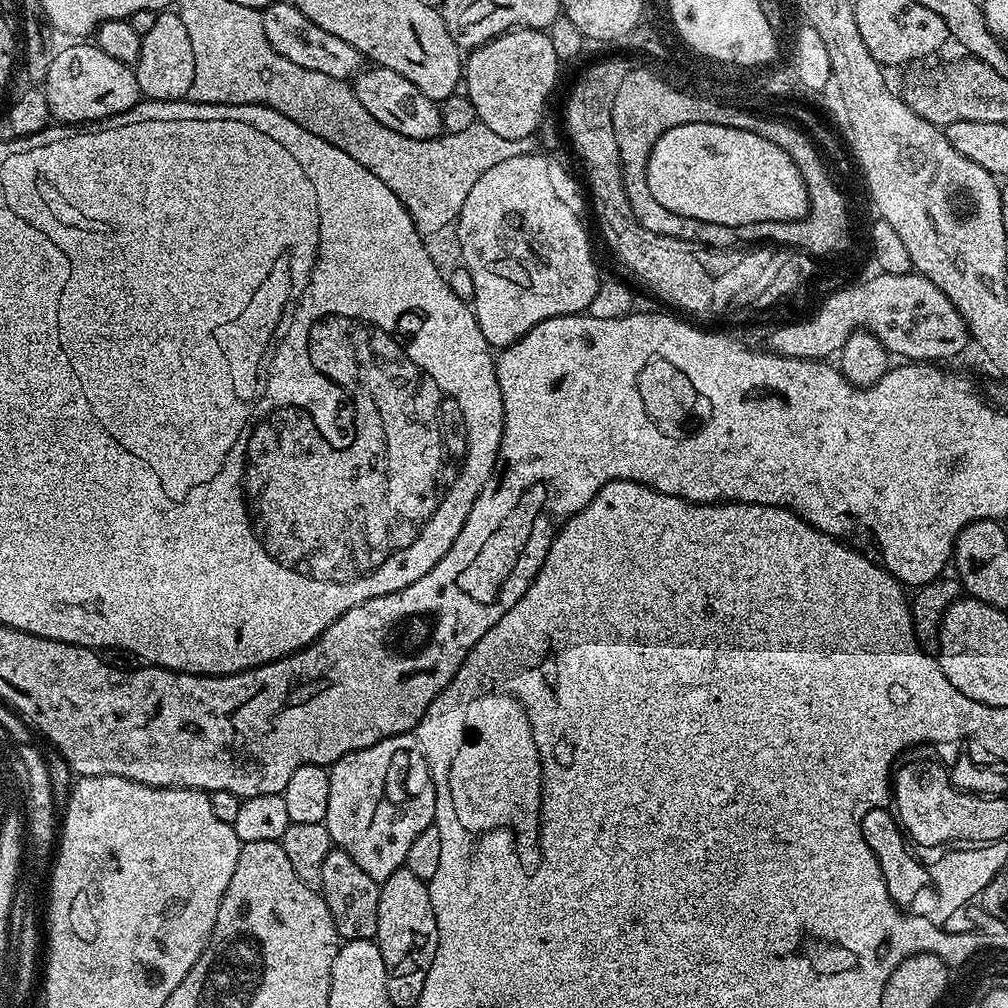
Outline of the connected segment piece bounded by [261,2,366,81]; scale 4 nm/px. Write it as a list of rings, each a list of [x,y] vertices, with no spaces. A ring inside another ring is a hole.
[[[273,2],[263,9],[261,16],[271,48],[282,54],[282,58],[290,58],[290,62],[304,67],[305,70],[318,70],[318,74],[330,74],[330,78],[351,81],[365,67],[364,56],[354,50],[350,42],[342,42],[342,38],[322,30],[322,26],[314,26],[314,22],[310,22],[310,18],[306,18],[306,14],[302,14],[302,10],[298,10],[295,3]]]

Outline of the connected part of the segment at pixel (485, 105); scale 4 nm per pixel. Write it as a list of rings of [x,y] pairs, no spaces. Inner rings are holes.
[[[514,28],[467,53],[462,64],[462,84],[465,89],[468,87],[466,95],[473,103],[477,121],[502,138],[520,139],[540,127],[560,68],[562,62],[547,31]]]

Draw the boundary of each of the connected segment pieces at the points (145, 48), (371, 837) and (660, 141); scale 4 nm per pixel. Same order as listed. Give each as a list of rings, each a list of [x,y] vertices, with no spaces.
[[[156,12],[153,28],[140,37],[140,53],[134,65],[136,81],[141,97],[152,100],[184,100],[194,82],[194,50],[190,46],[190,34],[182,23],[179,12]]]
[[[415,735],[387,736],[357,752],[346,754],[331,765],[330,806],[326,806],[324,823],[330,830],[333,845],[341,848],[370,878],[383,882],[397,870],[404,867],[406,854],[410,854],[410,845],[422,830],[433,827],[436,819],[436,787],[428,769],[424,752]]]
[[[694,122],[692,125],[674,126],[673,129],[666,130],[666,132],[654,142],[653,149],[650,150],[649,154],[647,173],[650,194],[654,194],[654,198],[658,198],[658,202],[662,202],[662,206],[666,206],[666,210],[670,210],[674,214],[682,214],[686,218],[698,218],[703,224],[709,226],[721,224],[724,228],[740,228],[743,224],[759,226],[762,222],[803,220],[810,211],[810,193],[806,183],[806,177],[800,173],[798,166],[790,158],[790,154],[786,150],[774,146],[774,142],[770,142],[750,130],[738,130],[728,125],[710,125],[706,122]]]

